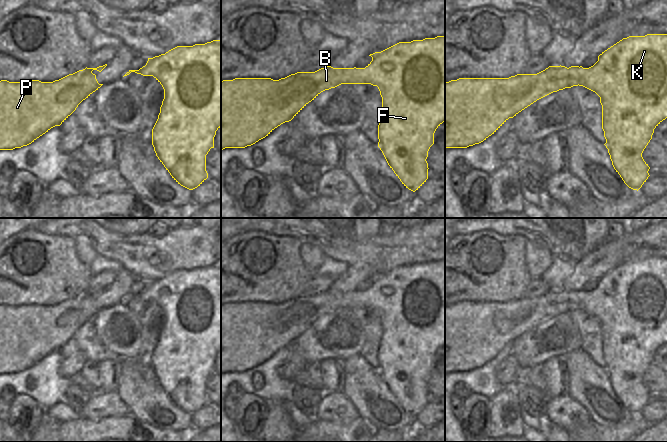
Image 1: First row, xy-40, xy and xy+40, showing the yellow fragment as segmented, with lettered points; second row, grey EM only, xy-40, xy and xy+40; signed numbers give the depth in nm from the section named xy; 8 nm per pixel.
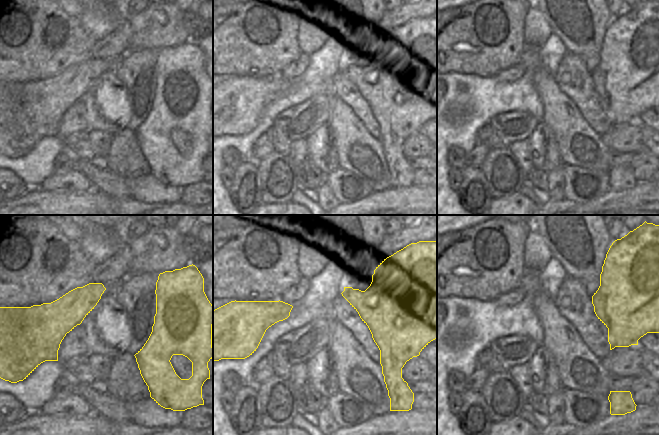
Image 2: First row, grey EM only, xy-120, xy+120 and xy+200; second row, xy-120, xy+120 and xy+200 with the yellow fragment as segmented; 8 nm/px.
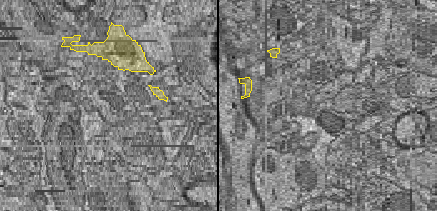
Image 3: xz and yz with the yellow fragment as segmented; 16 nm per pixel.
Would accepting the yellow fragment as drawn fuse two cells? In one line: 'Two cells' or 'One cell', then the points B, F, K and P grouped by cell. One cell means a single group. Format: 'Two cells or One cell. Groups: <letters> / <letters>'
Two cells. Groups: B P / F K

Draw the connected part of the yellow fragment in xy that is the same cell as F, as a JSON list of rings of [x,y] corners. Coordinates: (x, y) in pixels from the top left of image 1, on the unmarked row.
[[[445,260],[399,266],[369,280],[372,281],[372,285],[365,292],[352,292],[356,297],[356,308],[378,311],[382,321],[378,371],[402,408],[415,416],[428,403],[428,375],[434,368],[436,353],[445,346]]]

